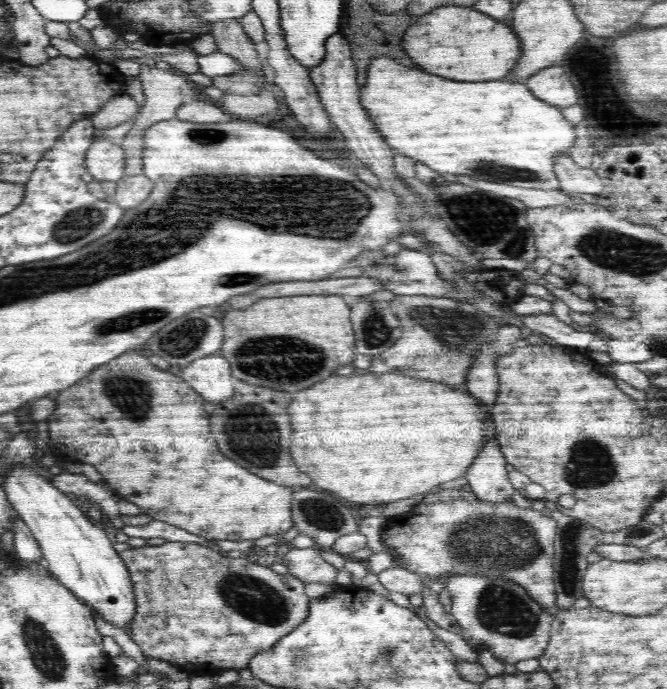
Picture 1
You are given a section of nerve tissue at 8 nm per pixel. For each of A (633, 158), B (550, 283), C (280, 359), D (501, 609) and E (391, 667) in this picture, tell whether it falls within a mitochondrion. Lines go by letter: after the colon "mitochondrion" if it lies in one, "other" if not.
A: other
B: other
C: mitochondrion
D: mitochondrion
E: mitochondrion

